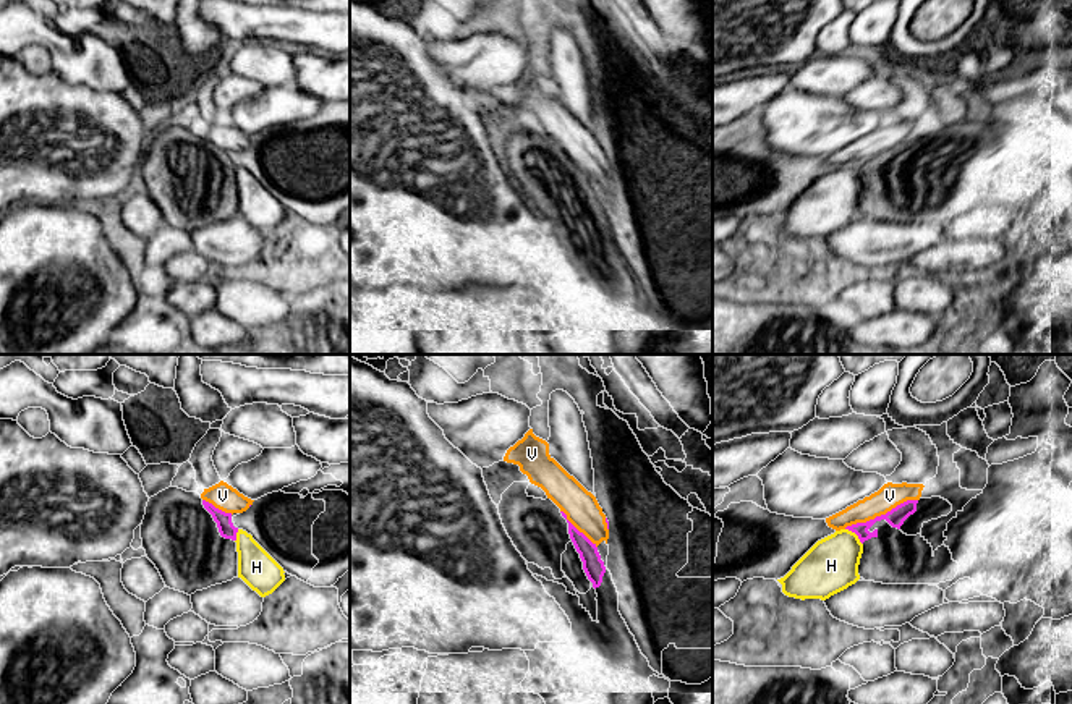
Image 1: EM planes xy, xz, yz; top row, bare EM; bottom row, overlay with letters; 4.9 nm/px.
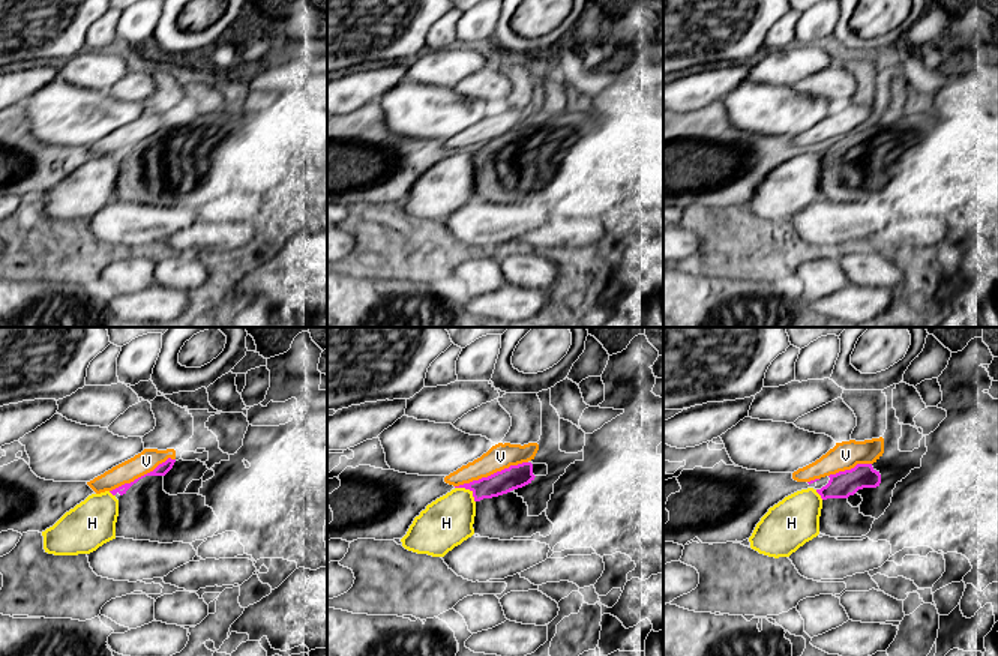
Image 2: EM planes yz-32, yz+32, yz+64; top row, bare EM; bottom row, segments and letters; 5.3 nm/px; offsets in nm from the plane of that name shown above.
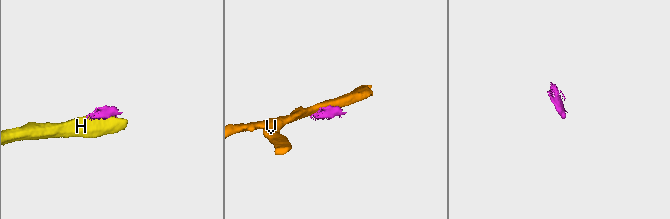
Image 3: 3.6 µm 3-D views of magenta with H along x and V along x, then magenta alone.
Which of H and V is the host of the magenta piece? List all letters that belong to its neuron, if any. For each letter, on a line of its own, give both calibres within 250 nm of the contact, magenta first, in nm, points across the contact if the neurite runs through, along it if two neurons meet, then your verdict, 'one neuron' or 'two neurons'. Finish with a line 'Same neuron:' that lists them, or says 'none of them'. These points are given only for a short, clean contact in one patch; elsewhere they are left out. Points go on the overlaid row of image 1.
H: 90/280 nm | two neurons
V: 90/120 nm | two neurons
Same neuron: none of them

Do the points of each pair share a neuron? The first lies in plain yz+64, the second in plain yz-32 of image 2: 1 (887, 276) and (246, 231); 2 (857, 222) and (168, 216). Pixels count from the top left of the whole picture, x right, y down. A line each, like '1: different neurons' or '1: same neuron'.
1: different neurons
2: same neuron

